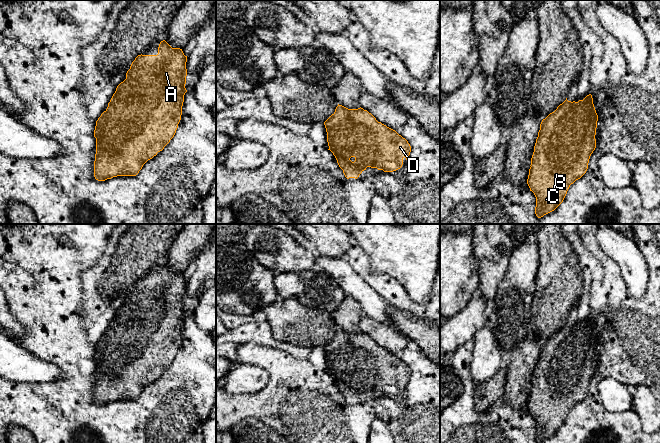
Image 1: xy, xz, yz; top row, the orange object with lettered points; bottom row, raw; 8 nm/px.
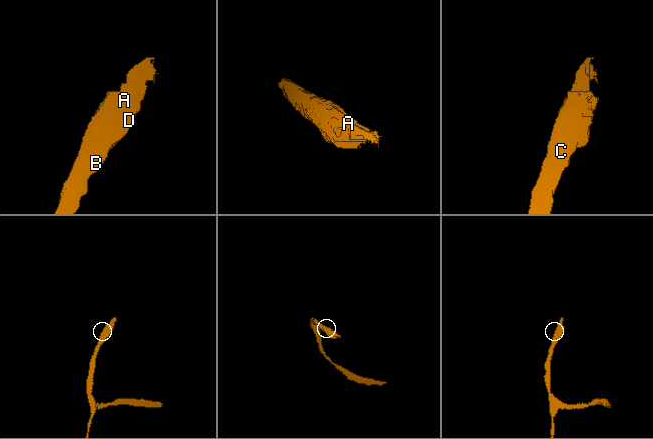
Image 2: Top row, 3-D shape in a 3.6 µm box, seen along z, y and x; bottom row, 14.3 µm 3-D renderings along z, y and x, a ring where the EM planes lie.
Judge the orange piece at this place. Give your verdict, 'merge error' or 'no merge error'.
no merge error

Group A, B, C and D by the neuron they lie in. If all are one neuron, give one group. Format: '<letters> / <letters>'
A B C D

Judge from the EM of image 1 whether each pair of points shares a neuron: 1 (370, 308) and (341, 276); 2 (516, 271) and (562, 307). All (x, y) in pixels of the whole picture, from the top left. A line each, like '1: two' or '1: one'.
1: one
2: two

